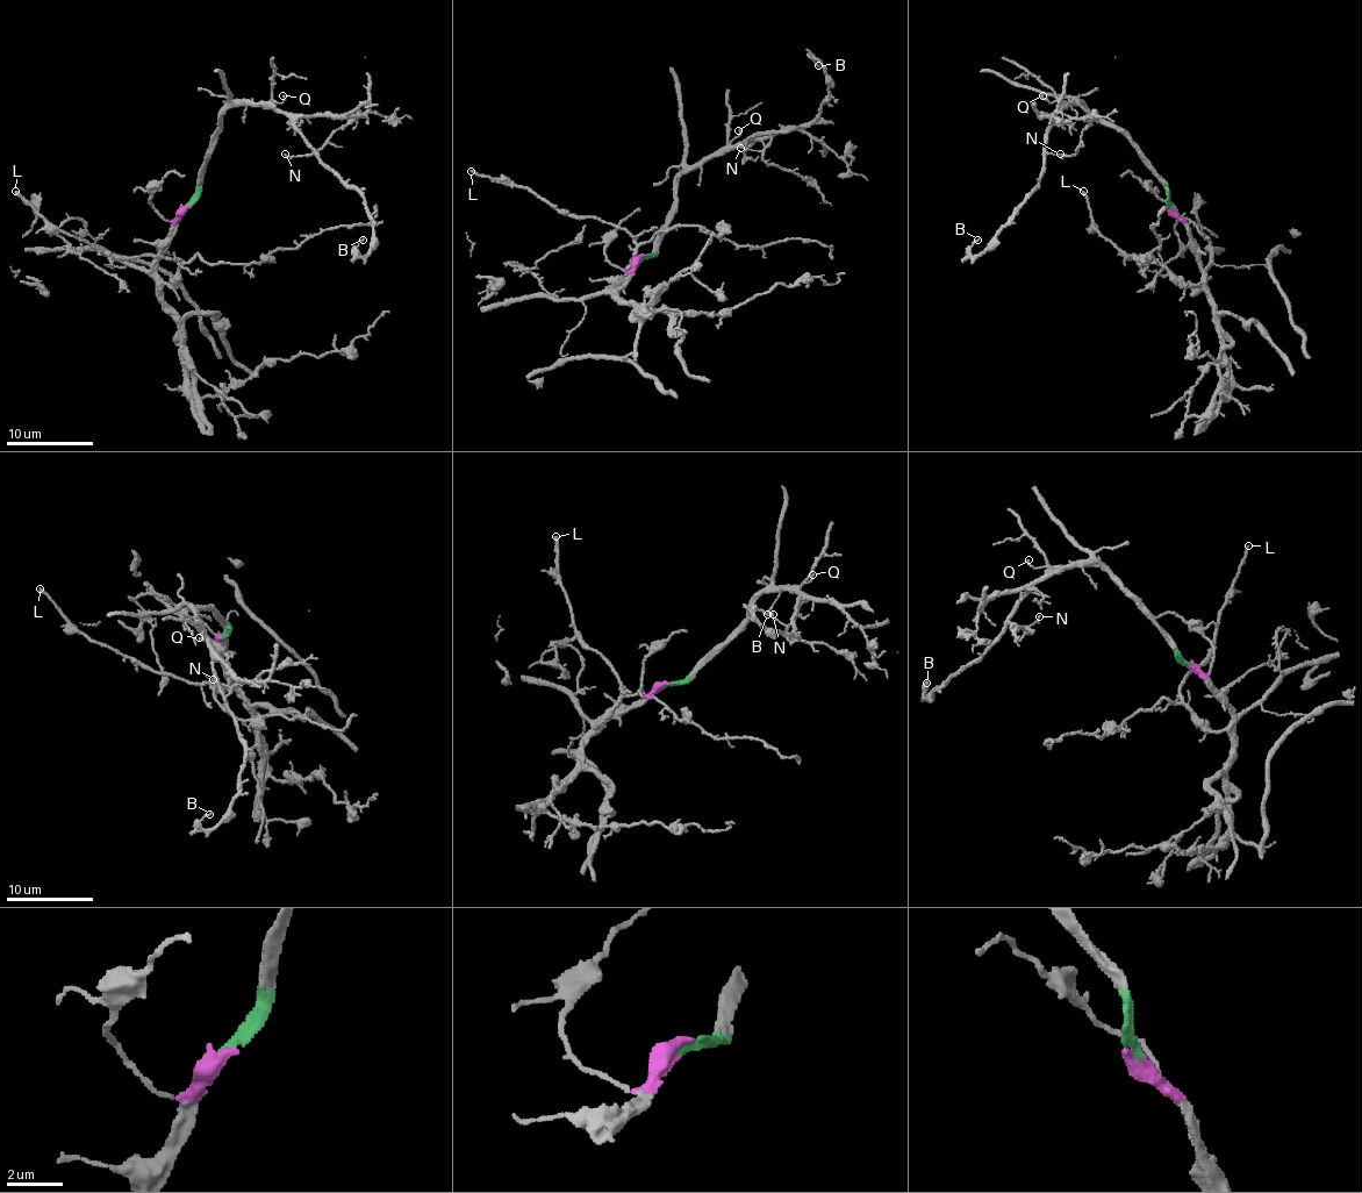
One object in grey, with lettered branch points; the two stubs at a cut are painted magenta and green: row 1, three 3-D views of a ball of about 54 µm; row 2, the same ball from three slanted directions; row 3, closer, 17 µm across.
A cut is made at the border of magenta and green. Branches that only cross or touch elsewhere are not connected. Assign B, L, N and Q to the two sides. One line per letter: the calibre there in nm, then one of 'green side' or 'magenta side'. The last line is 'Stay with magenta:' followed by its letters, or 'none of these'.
B: calibre 140 nm; green side
L: calibre 200 nm; magenta side
N: calibre 140 nm; green side
Q: calibre 120 nm; green side
Stay with magenta: L

